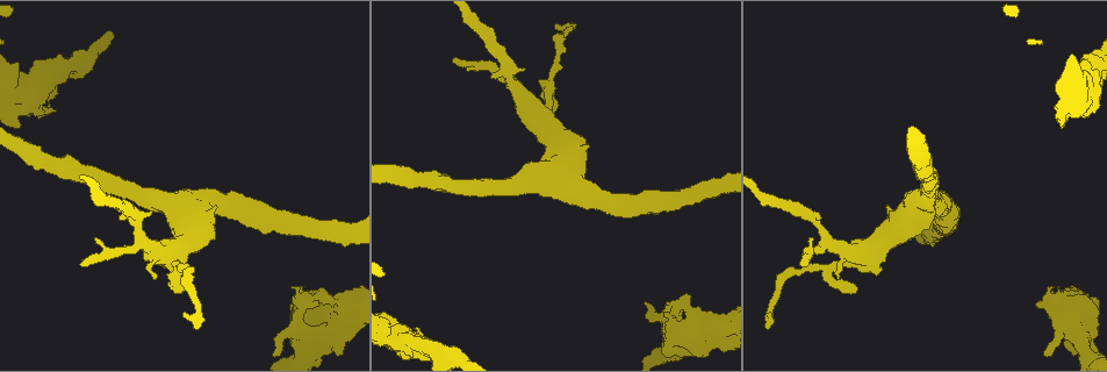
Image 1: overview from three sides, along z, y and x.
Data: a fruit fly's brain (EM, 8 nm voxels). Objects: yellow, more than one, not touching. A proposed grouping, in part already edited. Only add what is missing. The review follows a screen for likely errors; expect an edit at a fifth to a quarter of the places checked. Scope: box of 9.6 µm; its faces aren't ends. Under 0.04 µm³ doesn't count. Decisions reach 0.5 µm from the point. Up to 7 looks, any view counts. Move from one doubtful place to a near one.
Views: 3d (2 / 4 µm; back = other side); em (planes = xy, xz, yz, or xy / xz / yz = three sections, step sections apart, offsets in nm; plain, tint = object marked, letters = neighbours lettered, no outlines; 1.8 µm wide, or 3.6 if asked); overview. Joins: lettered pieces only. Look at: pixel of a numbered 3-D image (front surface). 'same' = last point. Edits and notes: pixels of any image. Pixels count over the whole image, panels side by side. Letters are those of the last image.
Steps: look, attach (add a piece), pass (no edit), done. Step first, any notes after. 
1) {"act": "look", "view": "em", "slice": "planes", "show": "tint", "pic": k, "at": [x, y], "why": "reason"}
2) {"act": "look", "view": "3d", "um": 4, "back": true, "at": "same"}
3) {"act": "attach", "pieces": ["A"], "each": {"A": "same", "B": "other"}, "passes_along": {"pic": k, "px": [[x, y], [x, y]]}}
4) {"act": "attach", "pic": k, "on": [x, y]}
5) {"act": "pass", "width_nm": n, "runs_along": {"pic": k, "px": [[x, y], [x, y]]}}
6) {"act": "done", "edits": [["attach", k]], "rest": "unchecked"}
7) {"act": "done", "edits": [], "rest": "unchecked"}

{"act": "look", "view": "3d", "um": 4, "pic": 1, "at": [455, 57], "why": "free end"}

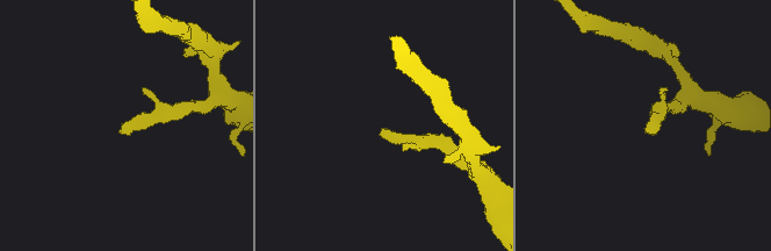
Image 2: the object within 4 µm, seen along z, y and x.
{"act": "look", "view": "em", "slice": "planes", "show": "letters", "pic": 2, "at": [122, 133]}

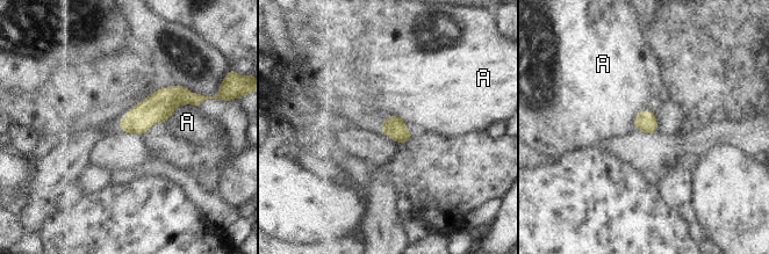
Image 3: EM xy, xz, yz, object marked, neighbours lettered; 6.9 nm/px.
{"act": "pass", "width_nm": 140, "each": {"A": "other"}, "border": {"pic": 3, "px": [[199, 107], [179, 104], [166, 122]]}, "found": "none of them fits"}

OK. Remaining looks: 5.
{"act": "look", "view": "3d", "um": 4, "back": true, "pic": 1, "at": [555, 25], "why": "tapers out"}

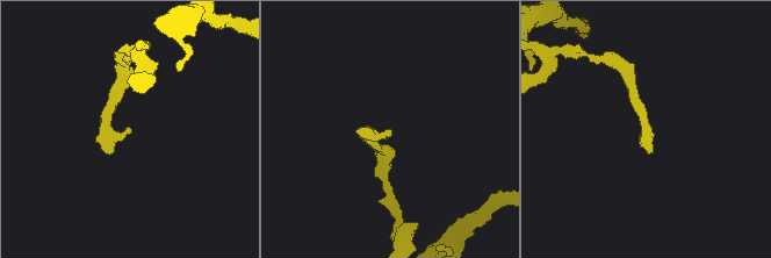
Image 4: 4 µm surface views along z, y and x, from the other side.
{"act": "look", "view": "em", "um": 3.6, "slice": "yz", "step": 8, "show": "letters", "pic": 4, "at": [131, 129], "why": "need the tissue"}

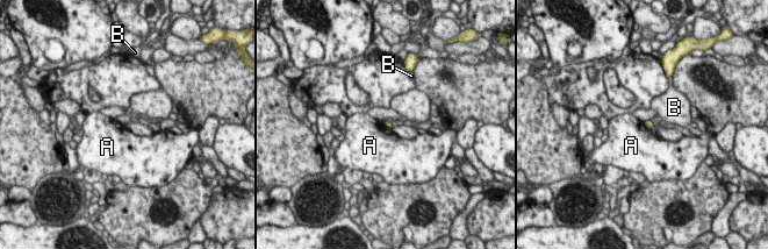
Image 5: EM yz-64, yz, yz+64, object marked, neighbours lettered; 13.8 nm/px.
{"act": "look", "view": "em", "um": 3.6, "slice": "planes", "show": "letters", "at": "same", "why": "another direction"}

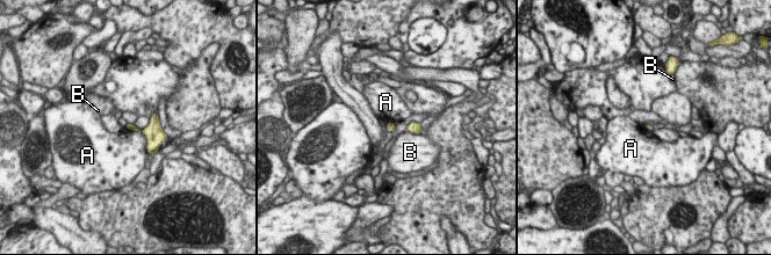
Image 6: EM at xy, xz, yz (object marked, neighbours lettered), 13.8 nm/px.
{"act": "pass", "longest_contact_nm": ["A", 360], "each": {"A": "other", "B": "other"}, "found": "no lettered piece goes on from it"}

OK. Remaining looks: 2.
{"act": "look", "view": "3d", "um": 2, "pic": 1, "at": [49, 104], "why": "free end"}

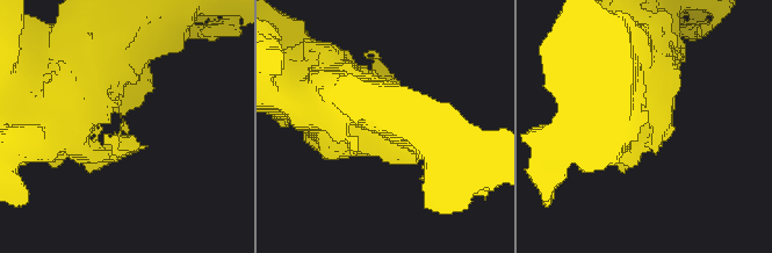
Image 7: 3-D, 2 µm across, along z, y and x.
{"act": "look", "view": "em", "slice": "planes", "show": "letters", "pic": 7, "at": [128, 135]}

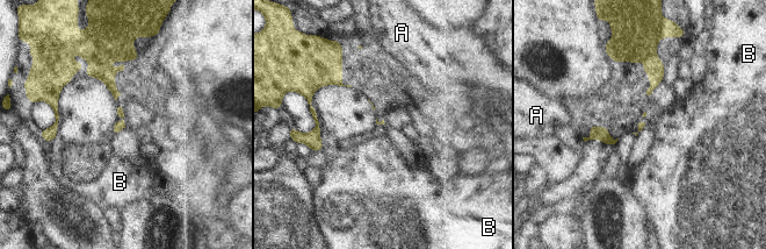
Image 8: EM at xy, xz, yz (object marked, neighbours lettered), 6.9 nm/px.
{"act": "pass", "each": {"A": "other", "B": "other"}, "border": {"pic": 8, "px": [[320, 132], [322, 150]]}, "found": "none of them fits"}

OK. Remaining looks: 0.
{"act": "done", "edits": [], "rest": "unchecked"}

